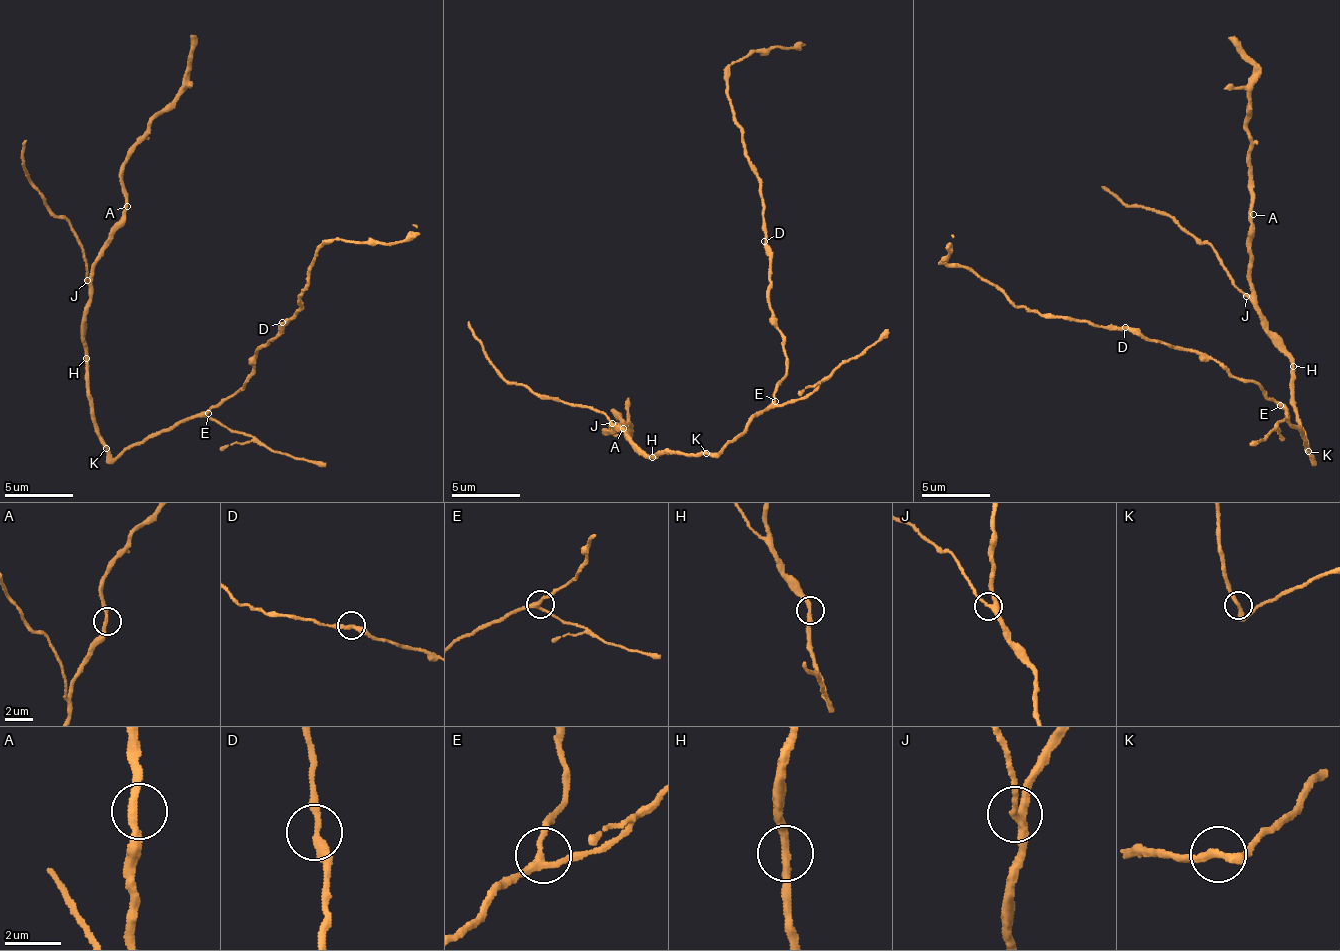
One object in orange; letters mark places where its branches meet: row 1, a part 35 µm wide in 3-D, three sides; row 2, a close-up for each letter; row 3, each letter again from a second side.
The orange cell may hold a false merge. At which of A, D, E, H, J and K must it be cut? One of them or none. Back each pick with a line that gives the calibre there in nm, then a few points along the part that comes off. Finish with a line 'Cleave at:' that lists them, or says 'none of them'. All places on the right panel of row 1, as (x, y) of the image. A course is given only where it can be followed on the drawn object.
Cleave at: none of them

